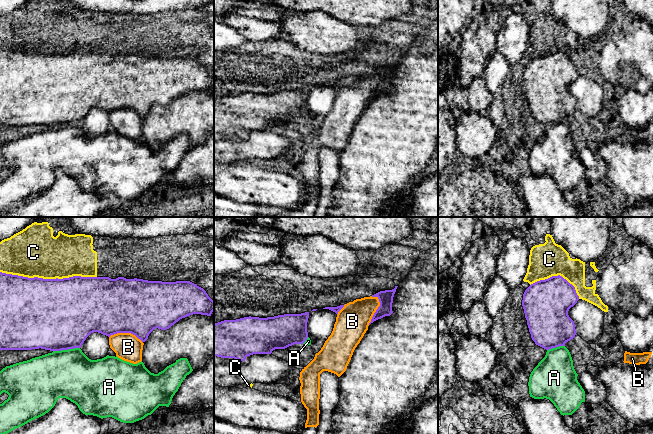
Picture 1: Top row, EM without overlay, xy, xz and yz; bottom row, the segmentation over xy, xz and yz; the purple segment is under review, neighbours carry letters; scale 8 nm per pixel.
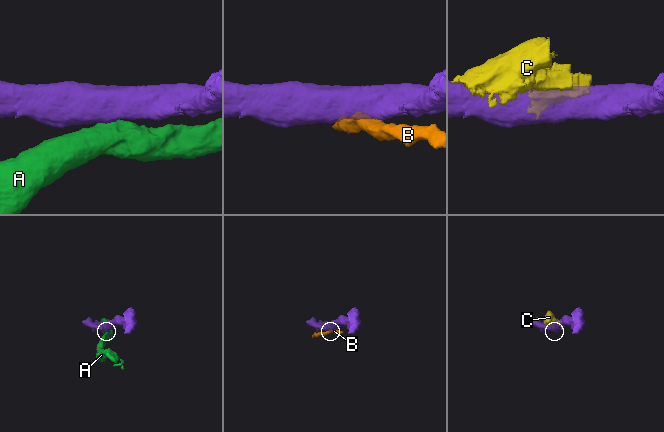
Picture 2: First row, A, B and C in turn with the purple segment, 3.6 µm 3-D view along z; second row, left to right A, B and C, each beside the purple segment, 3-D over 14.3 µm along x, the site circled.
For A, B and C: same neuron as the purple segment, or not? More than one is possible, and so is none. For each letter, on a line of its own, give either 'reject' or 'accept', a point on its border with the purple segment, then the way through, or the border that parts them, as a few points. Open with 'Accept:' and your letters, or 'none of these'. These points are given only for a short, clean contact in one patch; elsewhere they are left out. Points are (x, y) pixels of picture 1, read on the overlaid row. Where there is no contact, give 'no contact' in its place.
Accept: none of these
A: reject; contact xy (66, 349)
B: reject; contact xy (126, 332)
C: reject; contact xy (48, 279)

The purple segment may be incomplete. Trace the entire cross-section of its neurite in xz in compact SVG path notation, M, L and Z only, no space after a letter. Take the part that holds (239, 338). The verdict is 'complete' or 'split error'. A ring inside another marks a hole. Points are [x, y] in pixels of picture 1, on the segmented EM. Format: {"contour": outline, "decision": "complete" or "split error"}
{"contour": "M309 312L284 314L274 317L244 317L224 320L214 324L214 356L245 361L253 354L271 354L275 349L285 349L294 344L303 344L308 338Z", "decision": "complete"}

